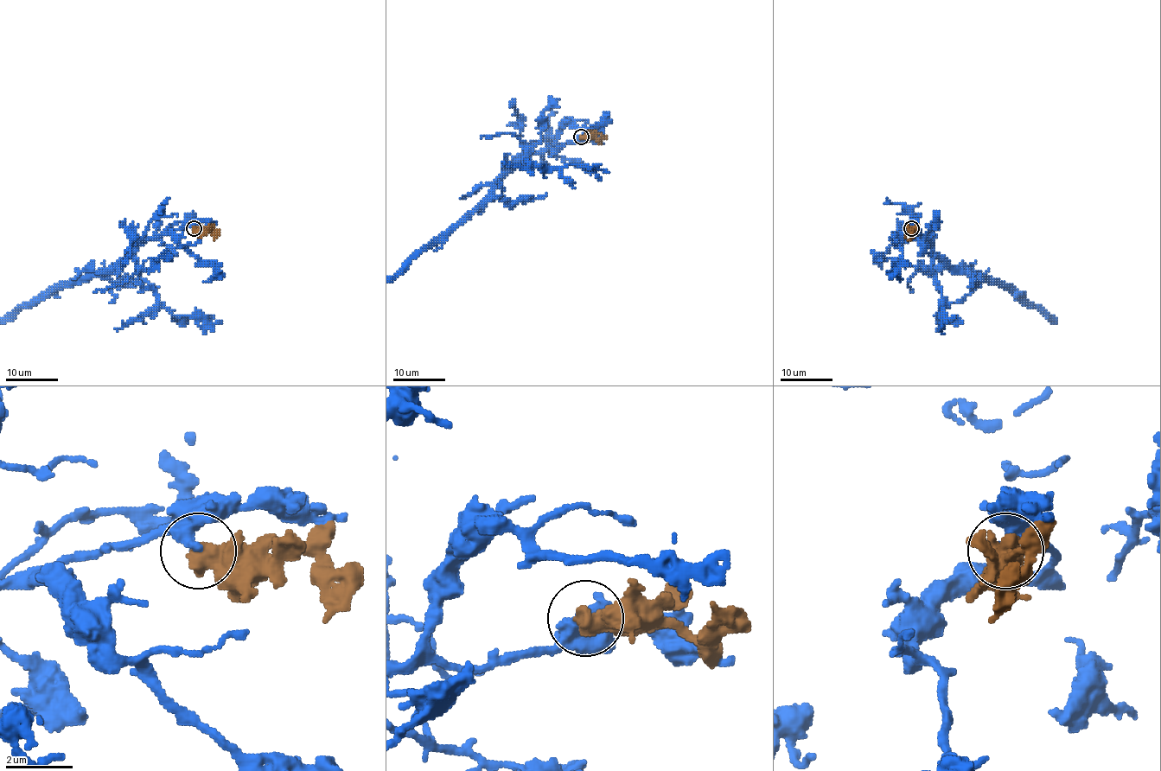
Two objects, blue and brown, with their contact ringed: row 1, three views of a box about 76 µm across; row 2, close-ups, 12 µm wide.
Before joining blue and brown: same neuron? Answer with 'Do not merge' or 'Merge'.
Do not merge

